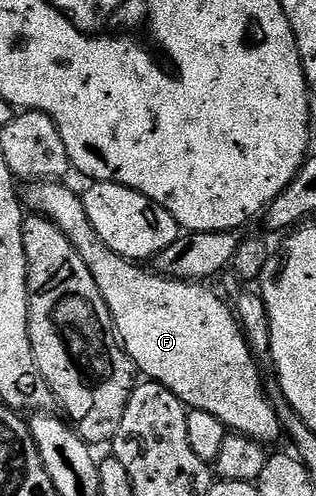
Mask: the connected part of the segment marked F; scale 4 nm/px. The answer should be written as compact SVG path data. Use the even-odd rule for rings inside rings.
M31 181L26 184L27 188L22 188L21 202L28 212L36 215L42 215L44 219L55 223L57 229L61 229L61 233L65 233L65 237L69 237L69 241L73 245L73 249L81 257L81 261L85 261L85 269L89 269L89 273L93 273L93 277L97 281L97 289L101 289L105 305L111 314L111 320L115 322L115 334L119 336L119 342L123 345L123 350L131 360L135 362L138 374L146 377L150 382L159 383L165 389L172 391L175 396L183 402L183 406L201 413L213 413L213 417L217 417L217 421L221 421L227 426L228 432L236 435L247 435L251 439L258 439L264 445L271 445L278 435L281 435L281 426L278 413L275 411L275 404L271 399L267 400L267 395L263 392L263 375L259 372L261 366L260 360L254 357L251 353L249 344L246 343L246 338L243 335L243 330L239 325L239 320L236 319L236 313L215 291L210 291L210 286L204 285L199 281L188 281L186 279L171 279L167 275L160 275L154 270L148 269L146 266L136 265L132 260L121 257L117 253L113 253L109 249L109 245L105 245L105 241L101 241L101 237L97 237L97 229L93 229L93 221L89 221L89 213L85 213L85 205L82 198L78 194L67 188L68 184L63 181Z

